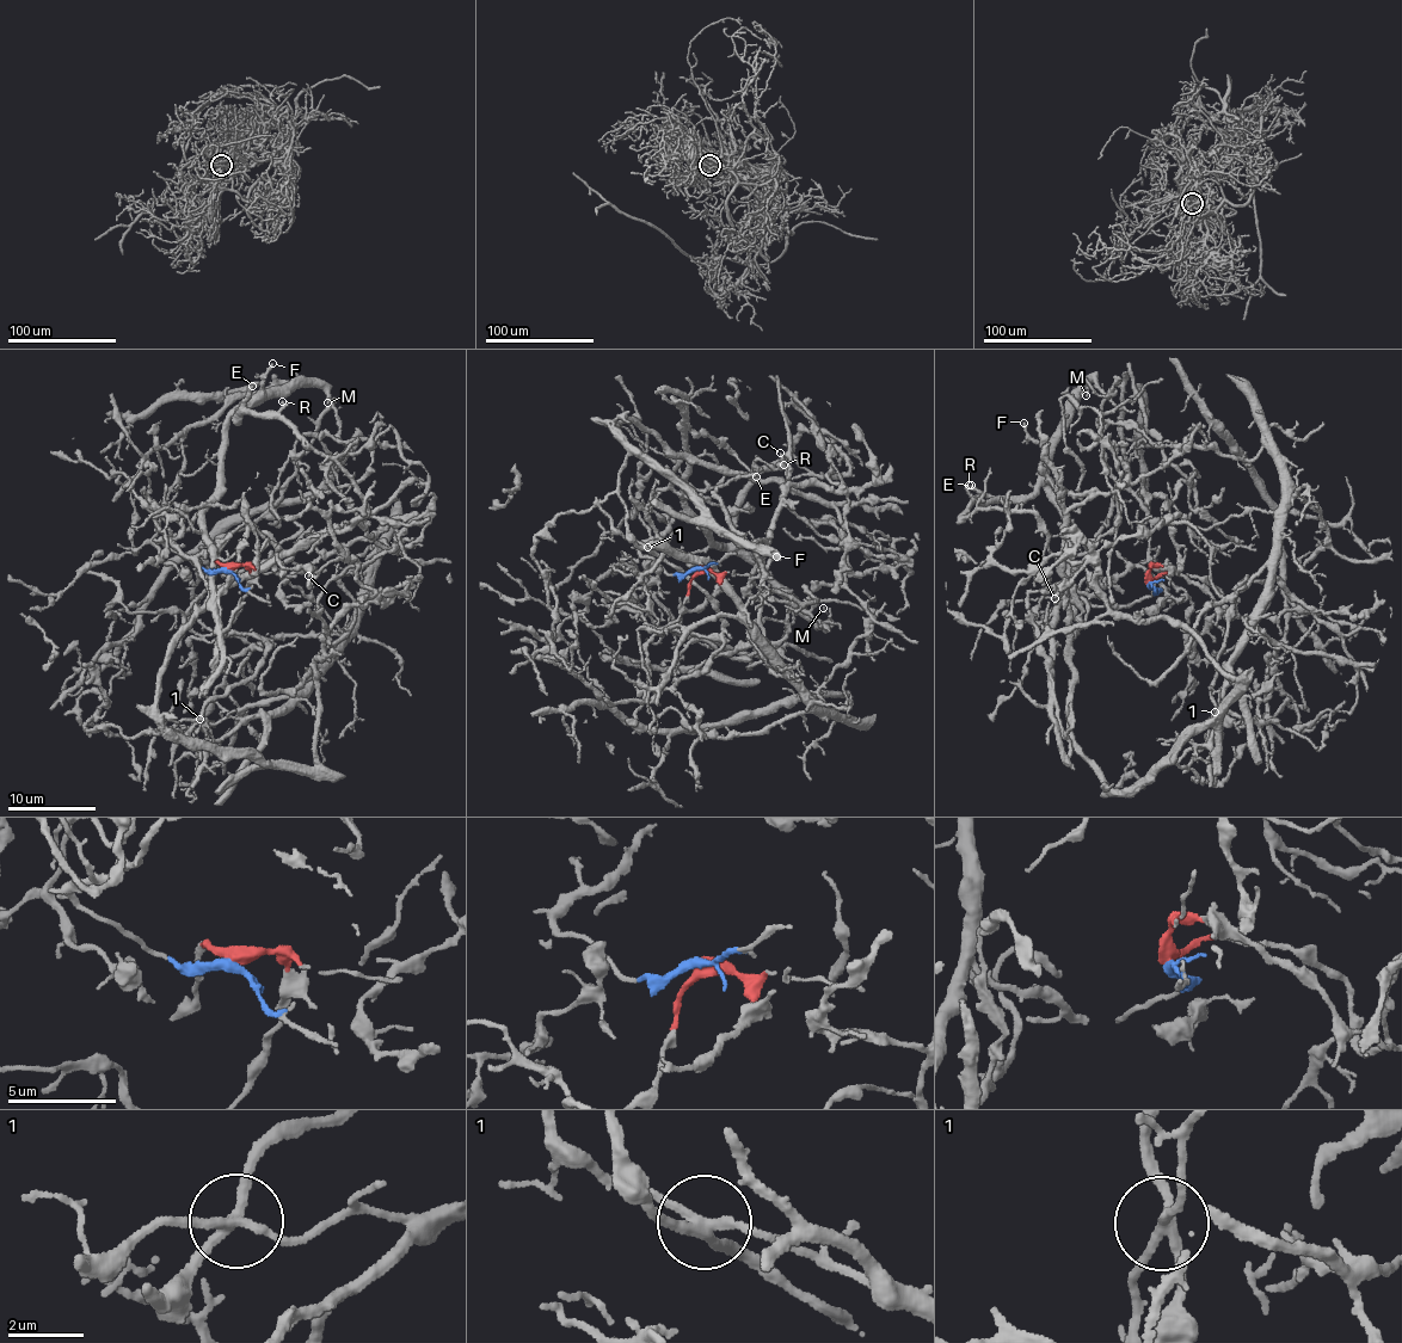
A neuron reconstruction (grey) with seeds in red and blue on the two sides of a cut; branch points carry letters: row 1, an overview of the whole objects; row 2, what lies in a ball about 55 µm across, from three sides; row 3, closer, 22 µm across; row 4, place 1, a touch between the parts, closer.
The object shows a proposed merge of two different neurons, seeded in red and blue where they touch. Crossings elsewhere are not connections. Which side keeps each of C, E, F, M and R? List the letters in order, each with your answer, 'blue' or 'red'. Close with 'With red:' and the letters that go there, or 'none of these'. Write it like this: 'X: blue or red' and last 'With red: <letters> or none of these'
C: red
E: blue
F: blue
M: blue
R: blue
With red: C

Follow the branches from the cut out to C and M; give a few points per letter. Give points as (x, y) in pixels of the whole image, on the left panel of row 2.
C: (228, 568), (203, 638), (263, 666), (179, 738), (192, 614), (277, 552), (307, 575)
M: (228, 571), (204, 571), (163, 541), (186, 529), (214, 493), (229, 419), (311, 384), (326, 402)

